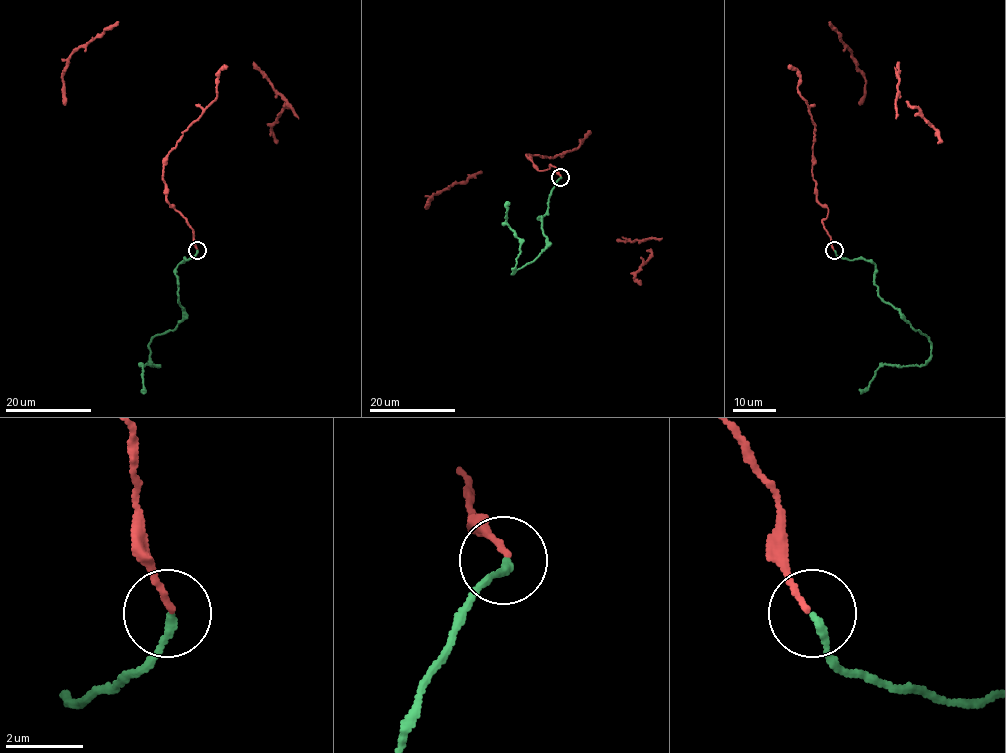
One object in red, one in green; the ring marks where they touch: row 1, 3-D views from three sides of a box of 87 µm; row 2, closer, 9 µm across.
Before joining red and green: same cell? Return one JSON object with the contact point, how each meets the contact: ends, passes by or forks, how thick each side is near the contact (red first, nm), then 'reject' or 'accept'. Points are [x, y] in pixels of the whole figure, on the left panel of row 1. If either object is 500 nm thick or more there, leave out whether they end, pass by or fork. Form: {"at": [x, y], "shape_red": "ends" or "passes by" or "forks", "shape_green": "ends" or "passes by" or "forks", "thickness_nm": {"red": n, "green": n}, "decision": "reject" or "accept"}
{"at": [197, 250], "shape_red": "ends", "shape_green": "ends", "thickness_nm": {"red": 130, "green": 200}, "decision": "accept"}

